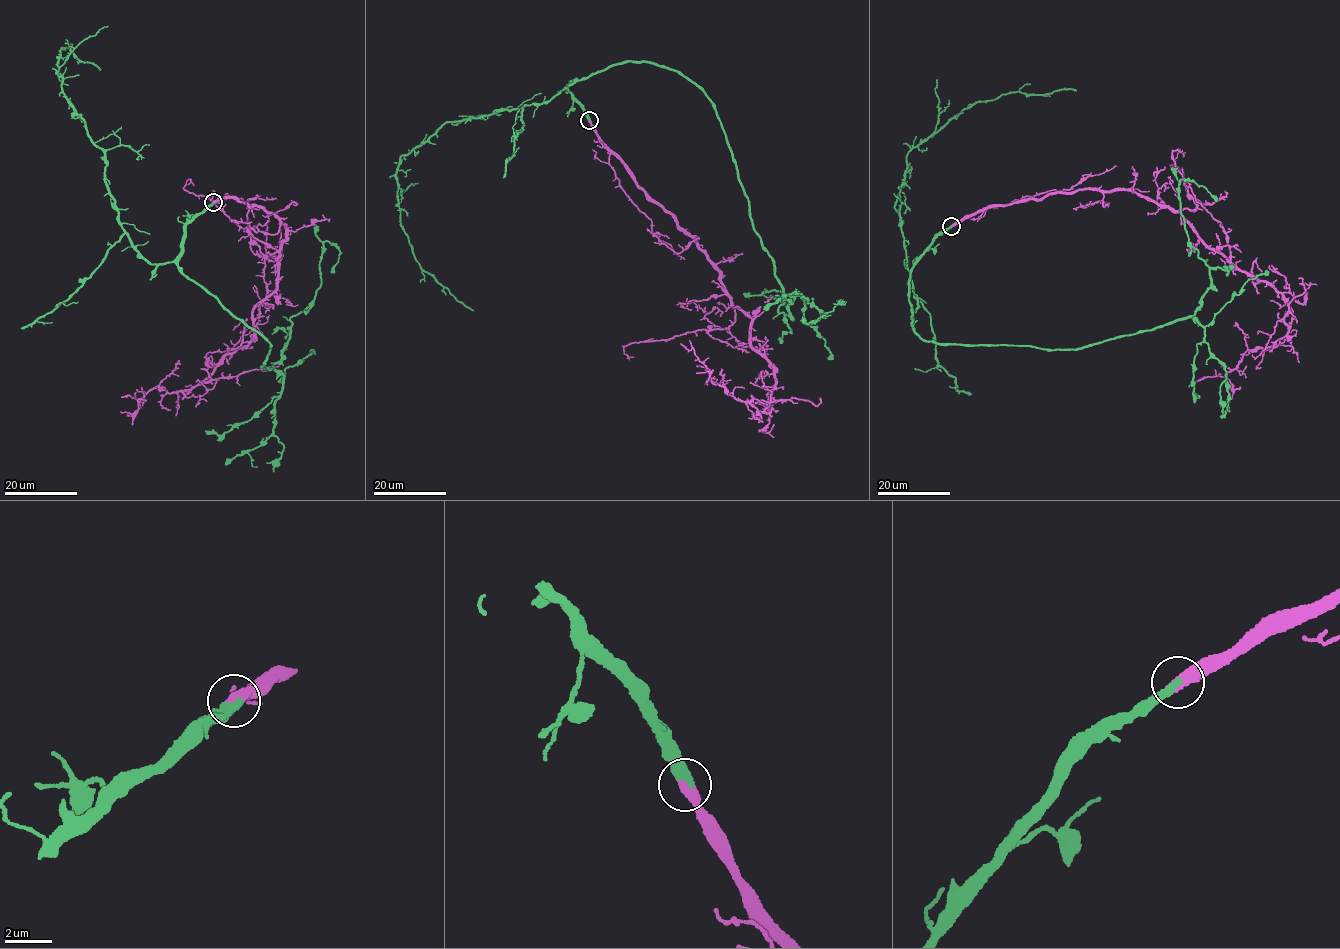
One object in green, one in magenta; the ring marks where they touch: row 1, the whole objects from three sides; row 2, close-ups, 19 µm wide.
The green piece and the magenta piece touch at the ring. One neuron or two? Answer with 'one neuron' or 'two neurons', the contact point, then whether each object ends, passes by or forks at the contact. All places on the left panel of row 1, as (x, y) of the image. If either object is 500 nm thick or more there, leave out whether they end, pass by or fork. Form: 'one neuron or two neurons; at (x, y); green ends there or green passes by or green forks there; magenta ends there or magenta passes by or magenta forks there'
one neuron; at (213, 202); green ends there; magenta ends there

